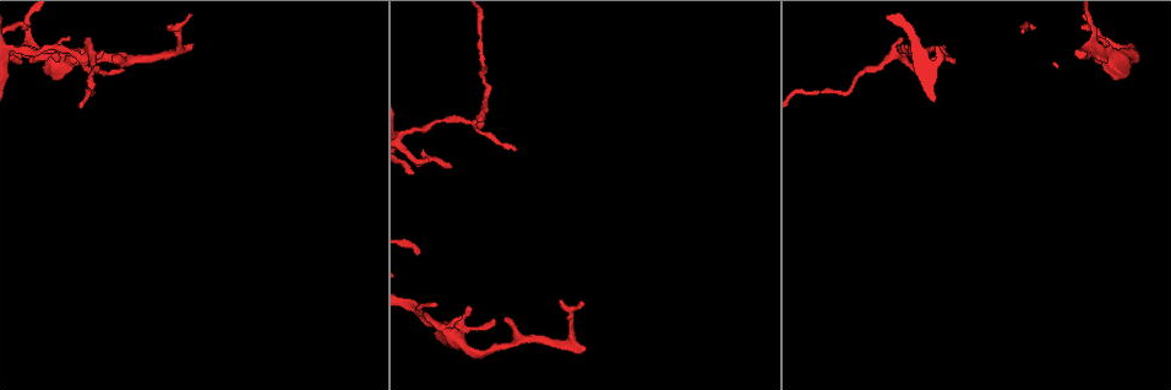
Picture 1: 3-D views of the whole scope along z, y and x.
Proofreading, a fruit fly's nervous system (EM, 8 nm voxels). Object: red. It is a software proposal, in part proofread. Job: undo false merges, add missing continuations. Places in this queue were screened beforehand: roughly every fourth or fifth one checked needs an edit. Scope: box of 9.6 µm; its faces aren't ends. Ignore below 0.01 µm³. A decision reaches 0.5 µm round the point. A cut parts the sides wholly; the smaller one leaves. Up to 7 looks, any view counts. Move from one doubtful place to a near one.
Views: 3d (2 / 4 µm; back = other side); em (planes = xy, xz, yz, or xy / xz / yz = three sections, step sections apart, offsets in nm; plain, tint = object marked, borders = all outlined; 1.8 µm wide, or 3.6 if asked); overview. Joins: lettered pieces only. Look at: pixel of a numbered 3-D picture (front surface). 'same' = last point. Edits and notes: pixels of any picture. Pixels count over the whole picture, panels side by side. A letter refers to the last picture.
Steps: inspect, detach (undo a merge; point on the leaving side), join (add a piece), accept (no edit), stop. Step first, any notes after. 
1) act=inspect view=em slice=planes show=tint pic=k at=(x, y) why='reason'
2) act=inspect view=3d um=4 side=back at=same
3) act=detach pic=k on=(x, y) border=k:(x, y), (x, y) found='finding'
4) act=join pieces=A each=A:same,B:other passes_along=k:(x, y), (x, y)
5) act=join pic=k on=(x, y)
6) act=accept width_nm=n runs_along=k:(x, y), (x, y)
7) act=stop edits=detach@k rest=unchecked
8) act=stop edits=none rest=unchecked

act=inspect view=em slice=planes show=plain pic=1 at=(82, 60) why='abrupt turn'

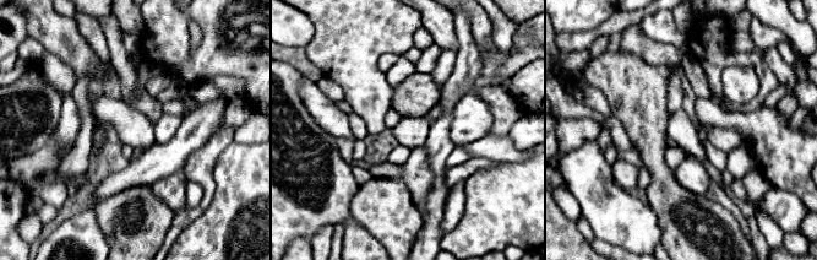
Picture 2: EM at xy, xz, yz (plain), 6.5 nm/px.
act=inspect view=em slice=planes show=borders at=same why='what lies round it'

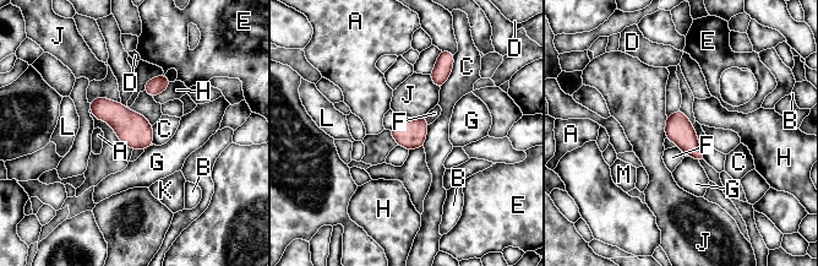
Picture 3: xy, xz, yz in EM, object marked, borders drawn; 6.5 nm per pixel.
act=accept width_nm=180 longest_contact=C:200nm each=A:other,B:other,C:other,D:other,E:other,F:other,G:other,H:other,J:other,K:other,L:other,M:other found='all the same cell'

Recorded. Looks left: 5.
act=inspect view=em slice=planes show=borders pic=1 at=(956, 63) why='thin end'

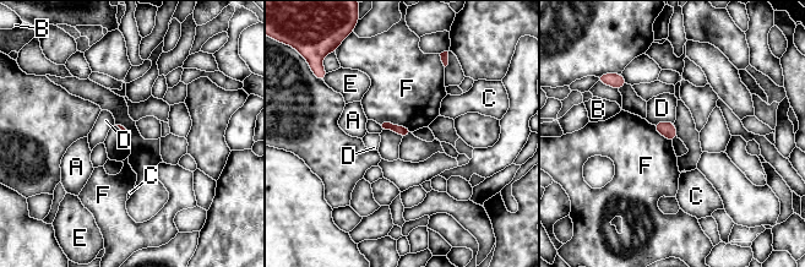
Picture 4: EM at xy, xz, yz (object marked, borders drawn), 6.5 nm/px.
act=accept each=A:other,B:other,C:other,D:other,E:other,F:other border=4:(381, 124), (400, 124), (413, 131) found='no lettered piece goes on from it'

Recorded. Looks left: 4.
act=inspect view=em slice=planes show=plain pic=1 at=(1124, 57) why='sharp bend'

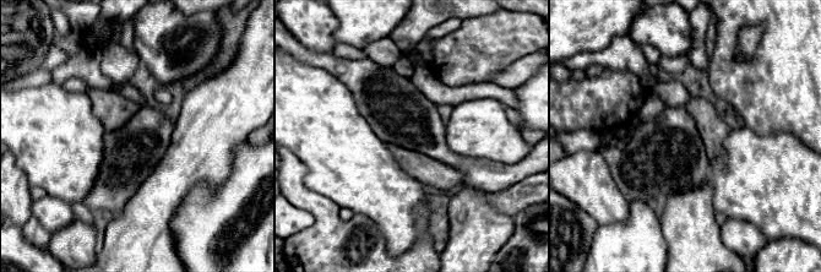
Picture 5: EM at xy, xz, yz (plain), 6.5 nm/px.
act=inspect view=em slice=planes show=borders at=same why='see the neighbours'

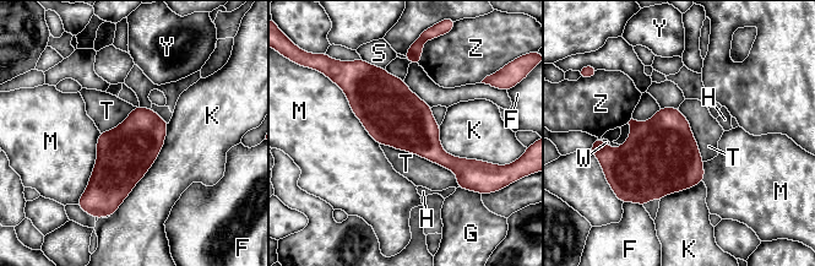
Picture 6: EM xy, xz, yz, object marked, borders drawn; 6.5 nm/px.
act=accept each=F:other,G:other,H:other,K:other,M:other,S:other,T:other,W:other,Y:other,Z:other border=6:(380, 144), (444, 166), (458, 186) found='all the same cell'

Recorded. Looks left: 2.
act=stop edits=none rest=unchecked

